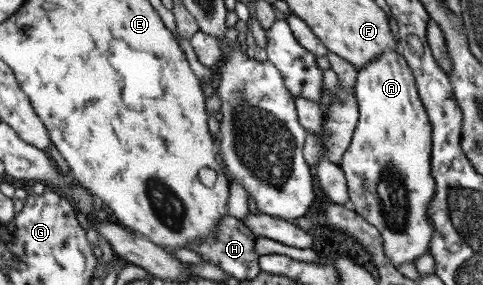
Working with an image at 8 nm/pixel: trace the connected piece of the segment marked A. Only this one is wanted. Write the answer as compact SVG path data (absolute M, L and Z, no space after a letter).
M386 50L357 70L353 94L359 111L358 119L337 166L346 183L349 208L380 233L384 253L395 268L401 263L413 263L420 254L428 252L434 232L427 212L435 193L429 161L432 128L420 101L412 70L403 56L400 50Z

